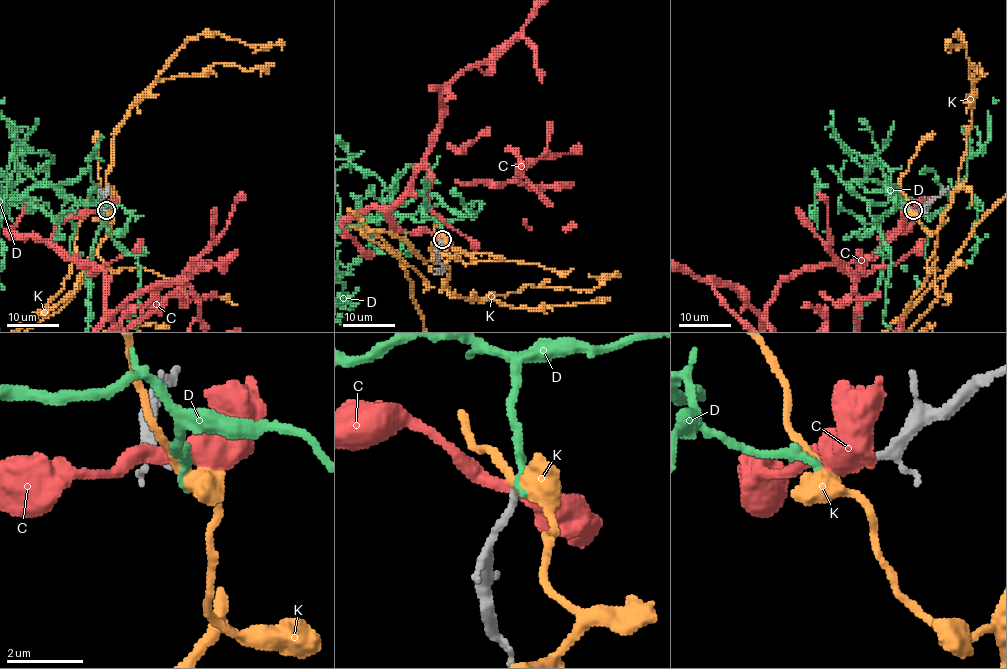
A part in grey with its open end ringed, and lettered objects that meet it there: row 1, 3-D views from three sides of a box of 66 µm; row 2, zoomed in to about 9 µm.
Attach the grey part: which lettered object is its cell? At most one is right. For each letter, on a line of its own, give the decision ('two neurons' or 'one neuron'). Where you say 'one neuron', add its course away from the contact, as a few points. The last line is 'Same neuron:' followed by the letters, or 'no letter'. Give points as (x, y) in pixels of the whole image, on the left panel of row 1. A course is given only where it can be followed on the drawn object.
C: two neurons
D: one neuron
K: two neurons
Same neuron: D

